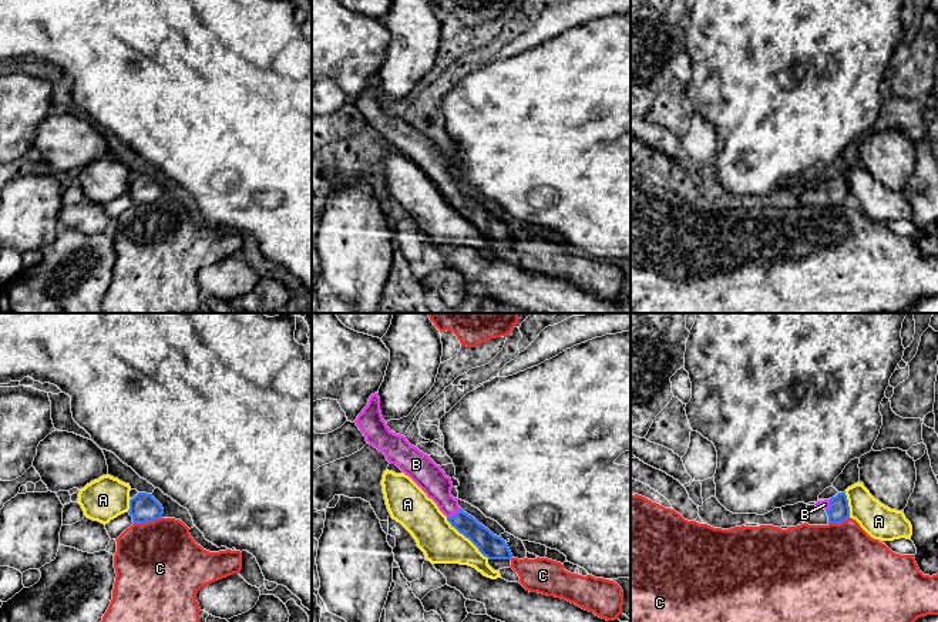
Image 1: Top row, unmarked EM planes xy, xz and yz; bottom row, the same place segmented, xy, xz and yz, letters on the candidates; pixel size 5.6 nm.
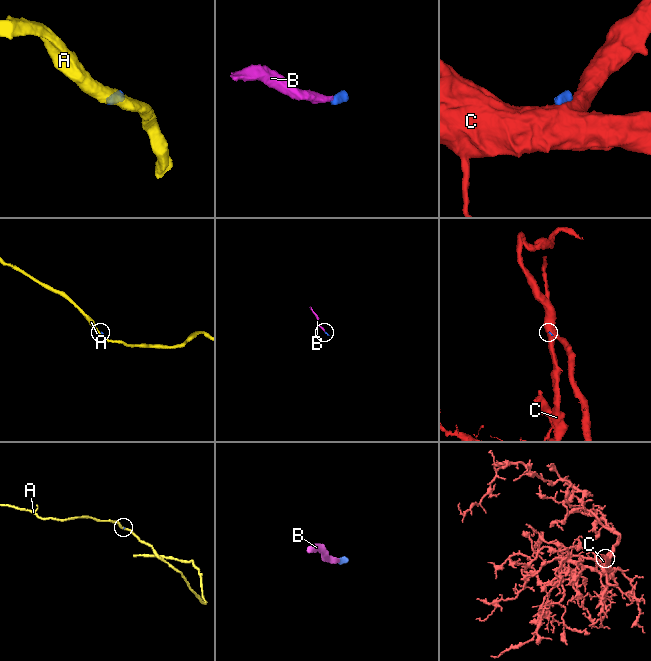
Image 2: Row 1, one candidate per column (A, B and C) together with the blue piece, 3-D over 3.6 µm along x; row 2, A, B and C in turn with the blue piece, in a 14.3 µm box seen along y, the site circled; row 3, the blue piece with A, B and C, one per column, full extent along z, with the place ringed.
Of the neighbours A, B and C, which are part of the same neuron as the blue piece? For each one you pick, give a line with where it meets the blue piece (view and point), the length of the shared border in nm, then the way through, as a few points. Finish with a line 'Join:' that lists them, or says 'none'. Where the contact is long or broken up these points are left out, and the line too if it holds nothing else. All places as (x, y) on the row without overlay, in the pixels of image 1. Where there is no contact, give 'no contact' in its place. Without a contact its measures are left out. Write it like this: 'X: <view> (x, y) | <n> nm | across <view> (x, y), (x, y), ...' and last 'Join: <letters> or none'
B: xz (453, 197) | 90 nm | across xz (483, 219), (453, 197), (437, 167), (430, 160)
Join: B

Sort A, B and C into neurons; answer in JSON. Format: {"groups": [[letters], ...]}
{"groups": [["A"], ["B"], ["C"]]}

